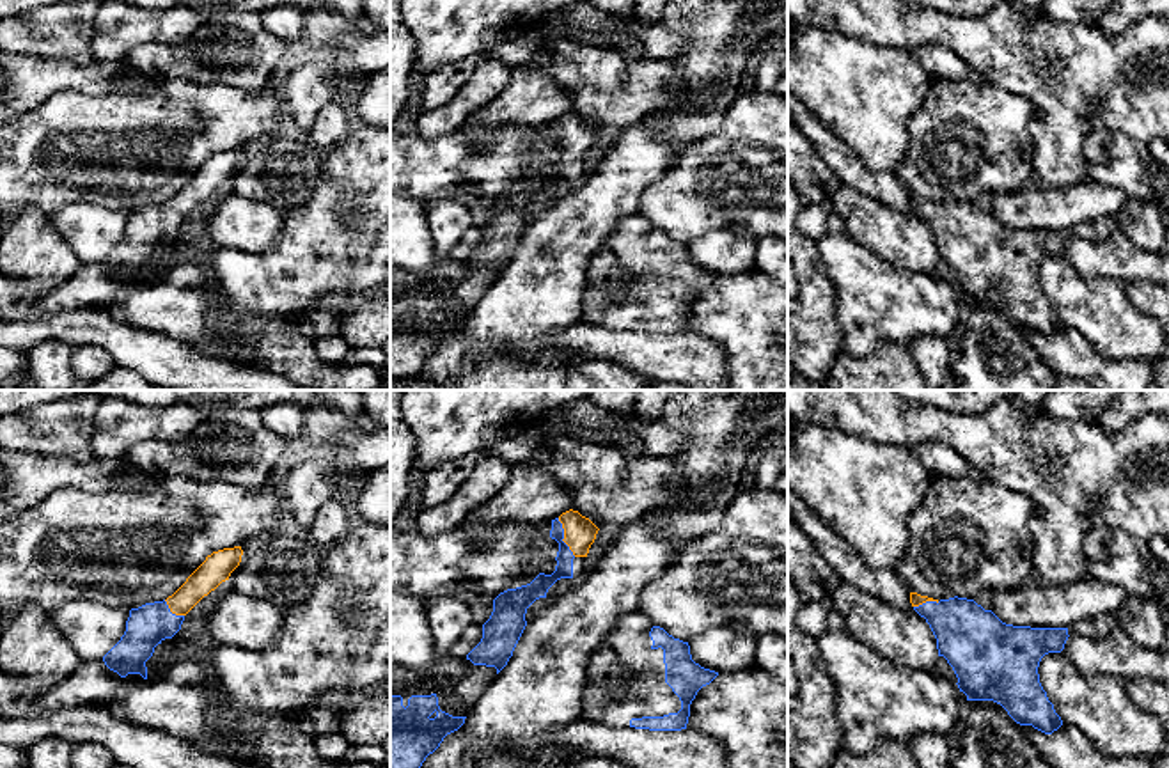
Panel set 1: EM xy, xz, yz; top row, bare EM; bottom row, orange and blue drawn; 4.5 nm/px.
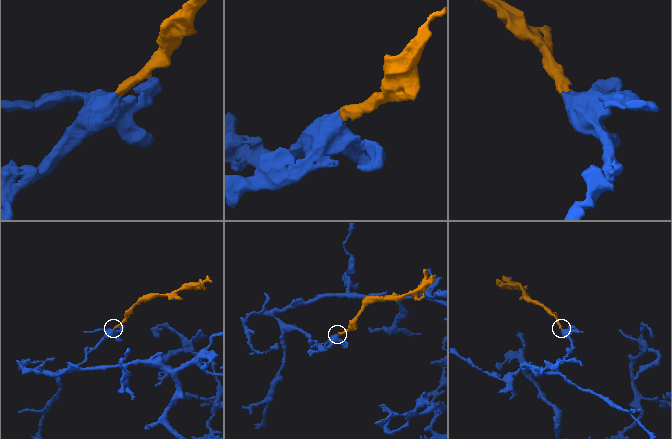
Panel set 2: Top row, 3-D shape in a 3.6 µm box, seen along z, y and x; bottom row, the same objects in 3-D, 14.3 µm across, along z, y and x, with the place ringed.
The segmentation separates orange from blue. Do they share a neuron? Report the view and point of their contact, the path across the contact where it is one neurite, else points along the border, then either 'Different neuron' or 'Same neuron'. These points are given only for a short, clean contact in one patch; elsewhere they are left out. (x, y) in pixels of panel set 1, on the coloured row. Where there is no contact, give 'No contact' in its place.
Touches orange at xz (564, 538). Path across: xz (579, 532), (564, 538), (564, 566), (540, 586). Same neuron

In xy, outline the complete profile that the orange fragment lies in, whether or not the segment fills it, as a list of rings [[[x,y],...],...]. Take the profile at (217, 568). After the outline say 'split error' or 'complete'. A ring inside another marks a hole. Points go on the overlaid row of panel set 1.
[[[241,546],[213,552],[172,596],[131,608],[124,635],[103,656],[105,665],[121,678],[140,674],[147,679],[145,662],[153,656],[154,647],[165,639],[172,639],[181,630],[184,615],[229,580],[239,566],[241,555]]]; split error

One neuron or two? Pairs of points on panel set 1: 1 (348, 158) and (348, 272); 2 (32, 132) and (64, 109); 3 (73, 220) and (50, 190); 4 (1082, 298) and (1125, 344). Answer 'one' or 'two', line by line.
1: one
2: one
3: two
4: one

